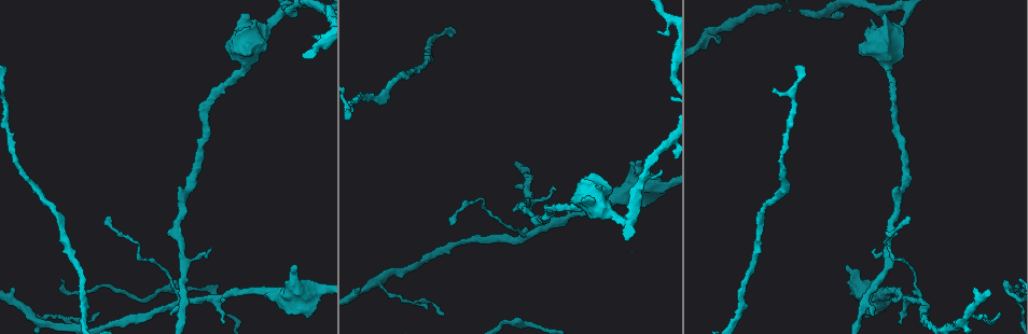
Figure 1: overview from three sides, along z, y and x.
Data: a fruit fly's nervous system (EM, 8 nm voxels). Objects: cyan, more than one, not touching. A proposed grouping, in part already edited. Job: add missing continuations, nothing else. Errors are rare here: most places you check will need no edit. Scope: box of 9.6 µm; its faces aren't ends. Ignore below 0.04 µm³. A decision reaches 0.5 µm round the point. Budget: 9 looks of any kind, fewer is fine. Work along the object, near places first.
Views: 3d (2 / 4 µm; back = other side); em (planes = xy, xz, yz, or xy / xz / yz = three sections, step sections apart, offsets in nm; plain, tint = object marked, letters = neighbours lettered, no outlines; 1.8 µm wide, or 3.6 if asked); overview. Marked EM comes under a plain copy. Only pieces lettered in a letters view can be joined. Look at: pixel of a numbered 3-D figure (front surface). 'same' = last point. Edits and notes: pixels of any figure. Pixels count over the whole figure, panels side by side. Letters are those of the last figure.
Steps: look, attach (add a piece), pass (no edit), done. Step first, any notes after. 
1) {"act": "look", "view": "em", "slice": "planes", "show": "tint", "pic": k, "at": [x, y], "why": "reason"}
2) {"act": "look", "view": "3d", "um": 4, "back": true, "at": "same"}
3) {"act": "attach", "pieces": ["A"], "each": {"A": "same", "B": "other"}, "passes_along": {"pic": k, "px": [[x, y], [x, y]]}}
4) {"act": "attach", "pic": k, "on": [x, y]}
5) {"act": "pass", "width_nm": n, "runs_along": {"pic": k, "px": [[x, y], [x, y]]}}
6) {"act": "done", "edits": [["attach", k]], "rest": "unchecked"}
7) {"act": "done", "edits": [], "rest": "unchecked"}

{"act": "look", "view": "em", "slice": "xy", "step": 8, "show": "tint", "pic": 1, "at": [874, 249], "why": "tapers out"}

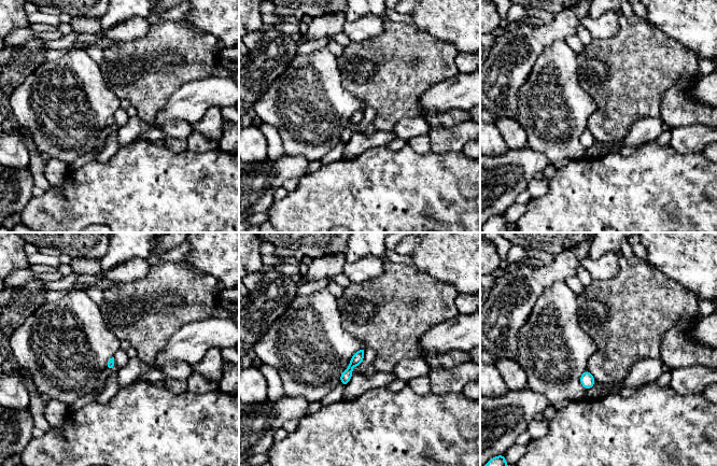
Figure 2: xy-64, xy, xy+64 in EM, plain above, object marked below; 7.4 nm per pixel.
{"act": "look", "view": "em", "slice": "planes", "show": "letters", "at": "same"}

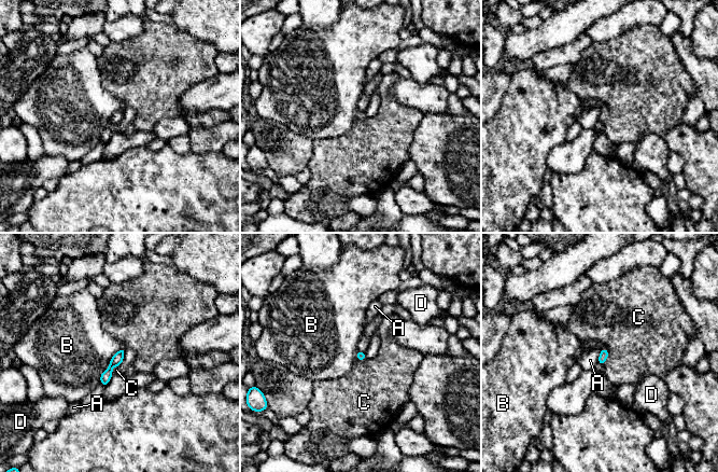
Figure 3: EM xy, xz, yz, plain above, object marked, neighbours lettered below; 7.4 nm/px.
{"act": "pass", "width_nm": 70, "each": {"A": "other", "B": "other", "C": "other", "D": "other"}, "found": "no lettered piece goes on from it"}

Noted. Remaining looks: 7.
{"act": "look", "view": "em", "slice": "yz", "step": 8, "show": "letters", "pic": 1, "at": [454, 222], "why": "thin end"}

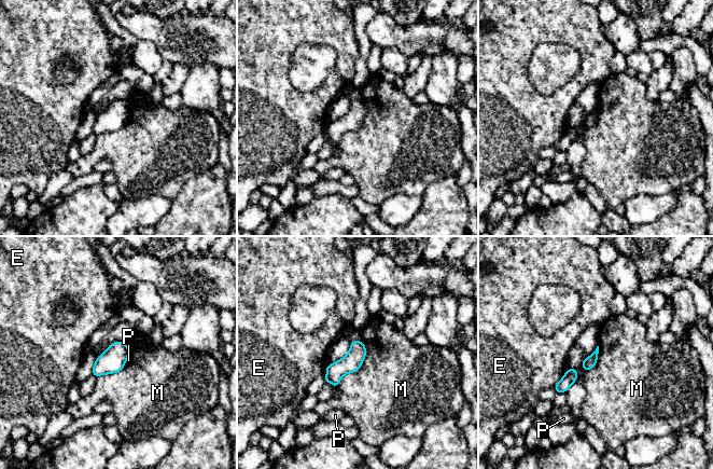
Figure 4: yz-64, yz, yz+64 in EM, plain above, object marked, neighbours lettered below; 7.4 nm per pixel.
{"act": "pass", "longest_contact_nm": ["M", 400], "each": {"E": "other", "M": "other", "P": "other"}, "border": {"pic": 4, "px": [[362, 341], [361, 367], [337, 386]]}, "found": "no lettered piece goes on from it"}

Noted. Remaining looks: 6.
{"act": "look", "view": "3d", "um": 2, "pic": 1, "at": [100, 313]}

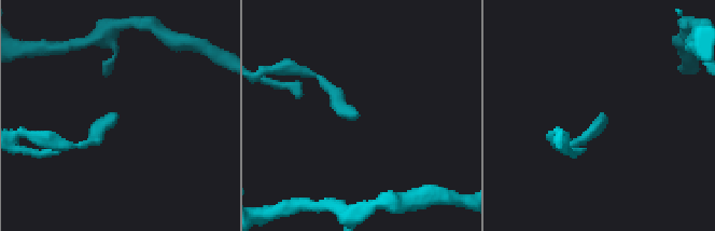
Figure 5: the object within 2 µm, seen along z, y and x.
{"act": "look", "view": "em", "slice": "planes", "show": "letters", "pic": 5, "at": [115, 113], "why": "now the EM"}

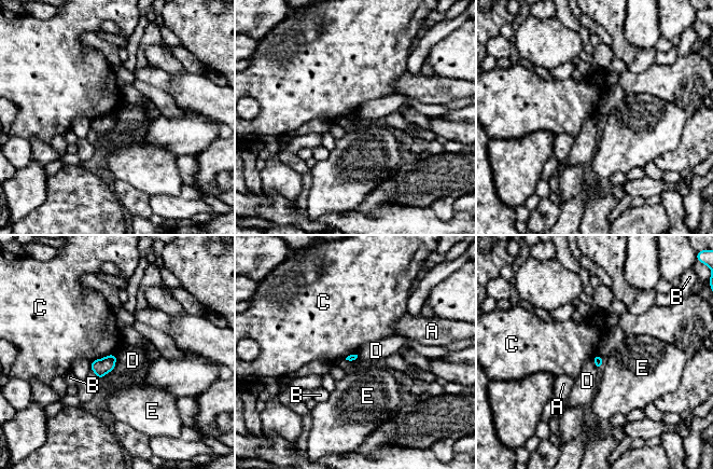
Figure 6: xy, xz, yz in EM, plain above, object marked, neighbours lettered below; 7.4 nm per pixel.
{"act": "pass", "each": {"A": "other", "B": "other", "C": "other", "D": "other", "E": "other"}, "found": "no lettered piece goes on from it"}

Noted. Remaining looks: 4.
{"act": "look", "view": "em", "slice": "xy", "step": 4, "show": "letters", "pic": 1, "at": [638, 159]}

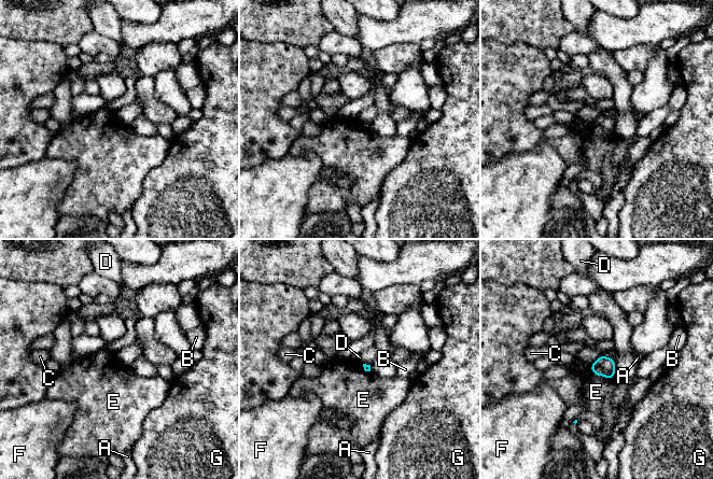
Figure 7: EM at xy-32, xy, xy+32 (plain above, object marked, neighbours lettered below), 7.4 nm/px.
{"act": "look", "view": "em", "slice": "planes", "show": "letters", "at": "same", "why": "another direction"}

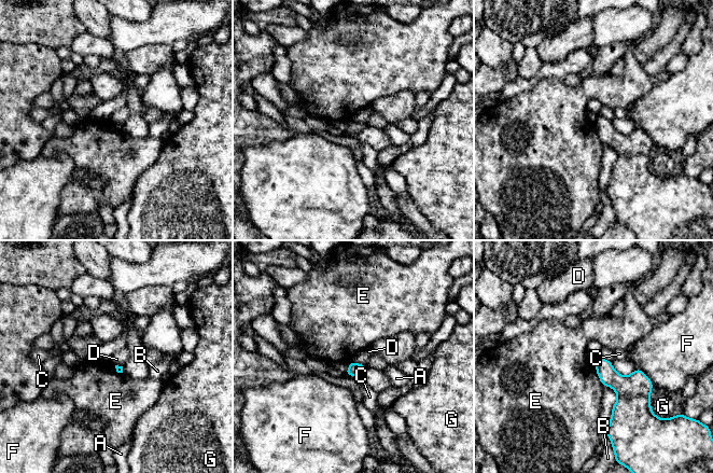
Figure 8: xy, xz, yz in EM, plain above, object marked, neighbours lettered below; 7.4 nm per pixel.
{"act": "pass", "each": {"A": "other", "B": "other", "C": "other", "D": "other", "E": "other", "F": "other", "G": "other"}, "border": {"pic": 8, "px": [[351, 361], [366, 366]]}, "found": "no lettered piece goes on from it"}

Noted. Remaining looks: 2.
{"act": "done", "edits": [], "rest": "unchecked"}

